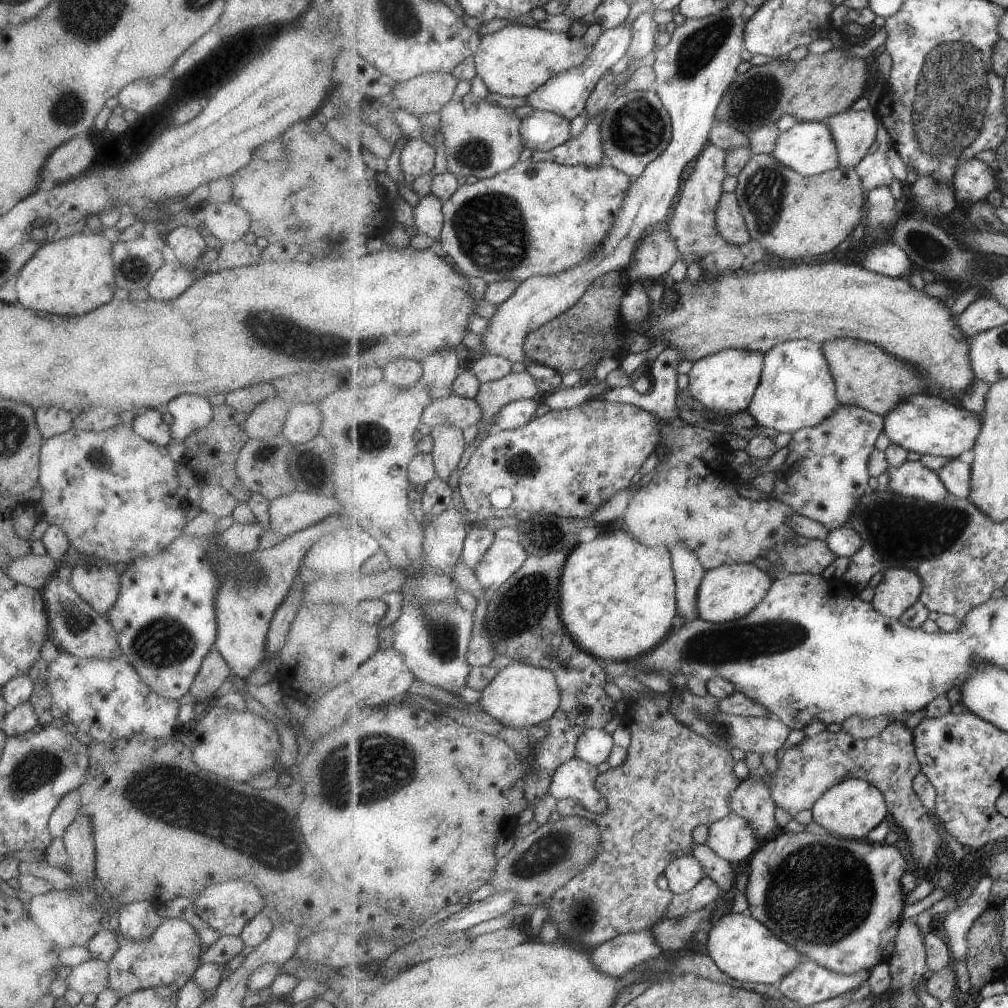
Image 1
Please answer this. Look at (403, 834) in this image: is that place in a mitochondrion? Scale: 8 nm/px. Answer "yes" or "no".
no

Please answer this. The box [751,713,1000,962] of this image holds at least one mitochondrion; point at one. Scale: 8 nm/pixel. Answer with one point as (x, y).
(801, 899)

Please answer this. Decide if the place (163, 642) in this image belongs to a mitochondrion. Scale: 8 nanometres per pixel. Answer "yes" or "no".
yes

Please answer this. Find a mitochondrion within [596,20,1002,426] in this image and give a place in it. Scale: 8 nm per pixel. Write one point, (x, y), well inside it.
(950, 104)

